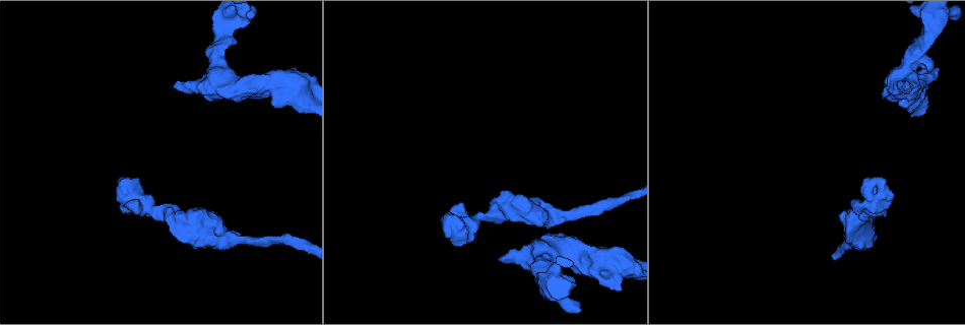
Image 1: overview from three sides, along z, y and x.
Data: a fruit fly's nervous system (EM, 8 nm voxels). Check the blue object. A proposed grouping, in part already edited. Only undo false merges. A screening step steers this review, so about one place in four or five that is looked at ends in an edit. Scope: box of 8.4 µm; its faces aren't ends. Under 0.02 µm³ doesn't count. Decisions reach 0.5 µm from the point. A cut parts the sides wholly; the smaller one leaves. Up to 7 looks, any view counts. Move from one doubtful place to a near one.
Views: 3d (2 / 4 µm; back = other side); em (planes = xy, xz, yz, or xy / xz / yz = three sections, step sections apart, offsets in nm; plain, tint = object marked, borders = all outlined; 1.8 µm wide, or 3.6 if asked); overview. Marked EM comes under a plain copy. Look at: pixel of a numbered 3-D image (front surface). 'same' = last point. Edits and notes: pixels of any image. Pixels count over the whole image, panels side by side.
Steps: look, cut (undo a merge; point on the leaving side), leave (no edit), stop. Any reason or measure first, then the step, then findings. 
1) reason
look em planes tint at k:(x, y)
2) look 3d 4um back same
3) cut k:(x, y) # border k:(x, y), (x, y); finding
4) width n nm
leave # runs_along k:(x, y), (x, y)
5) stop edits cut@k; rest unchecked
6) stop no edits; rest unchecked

thick turns thin
look em 3.6um planes tint at 1:(278, 83)

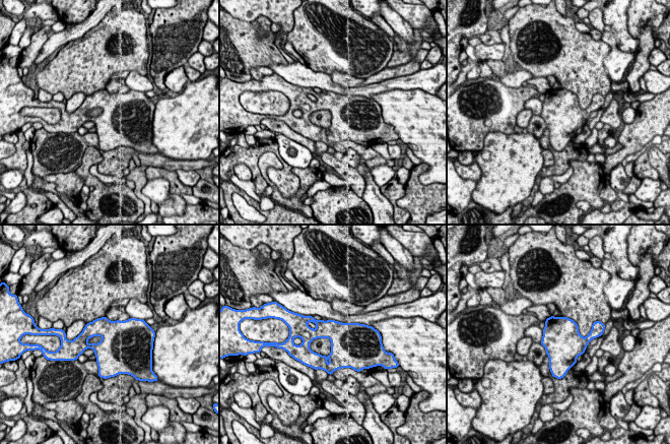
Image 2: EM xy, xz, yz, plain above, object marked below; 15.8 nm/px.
width 420 nm
leave # all the same neuron

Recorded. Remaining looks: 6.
look em xy step 8 tint at 1:(880, 184)

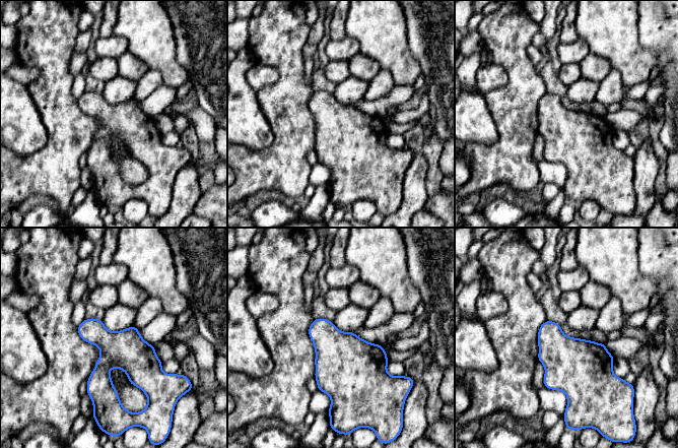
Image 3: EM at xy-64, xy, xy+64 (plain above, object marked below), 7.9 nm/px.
look em planes tint same

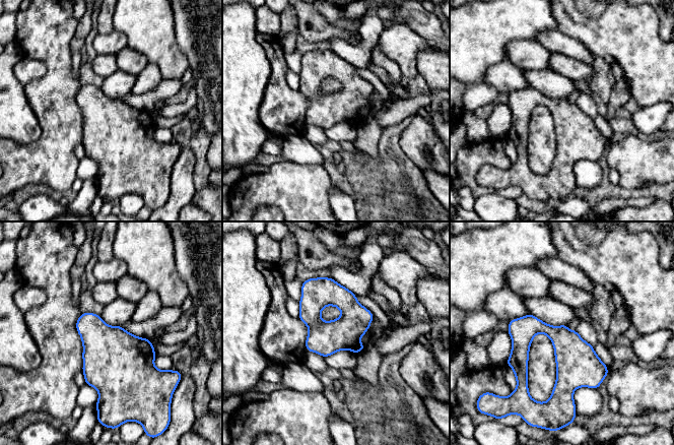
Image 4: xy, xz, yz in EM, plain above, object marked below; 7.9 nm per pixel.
leave # continuous, no second neuron

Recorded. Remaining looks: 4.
stop no edits; rest unchecked

